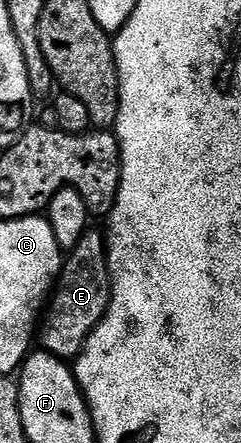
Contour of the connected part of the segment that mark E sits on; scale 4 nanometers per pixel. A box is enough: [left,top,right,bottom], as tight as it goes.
[39,230,113,360]

